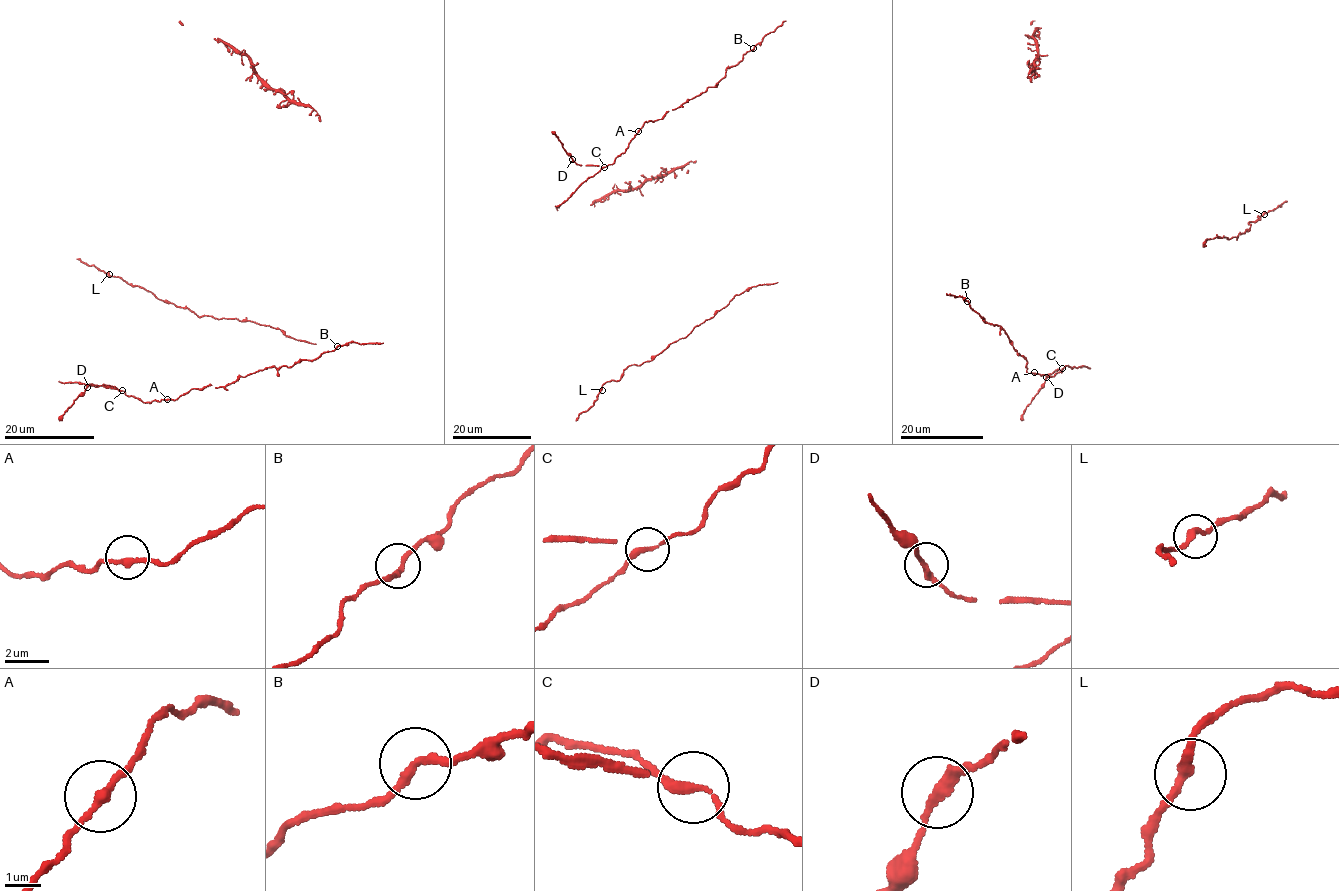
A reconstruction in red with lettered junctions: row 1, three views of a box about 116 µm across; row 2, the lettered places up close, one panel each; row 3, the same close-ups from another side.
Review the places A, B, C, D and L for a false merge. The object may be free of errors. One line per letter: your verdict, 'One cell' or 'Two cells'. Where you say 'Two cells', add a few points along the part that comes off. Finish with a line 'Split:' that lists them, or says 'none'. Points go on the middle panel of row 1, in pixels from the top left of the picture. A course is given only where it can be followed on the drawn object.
A: One cell
B: One cell
C: Two cells. Course of the part to remove: (604, 167), (566, 200), (555, 206)
D: One cell
L: One cell
Split: C

